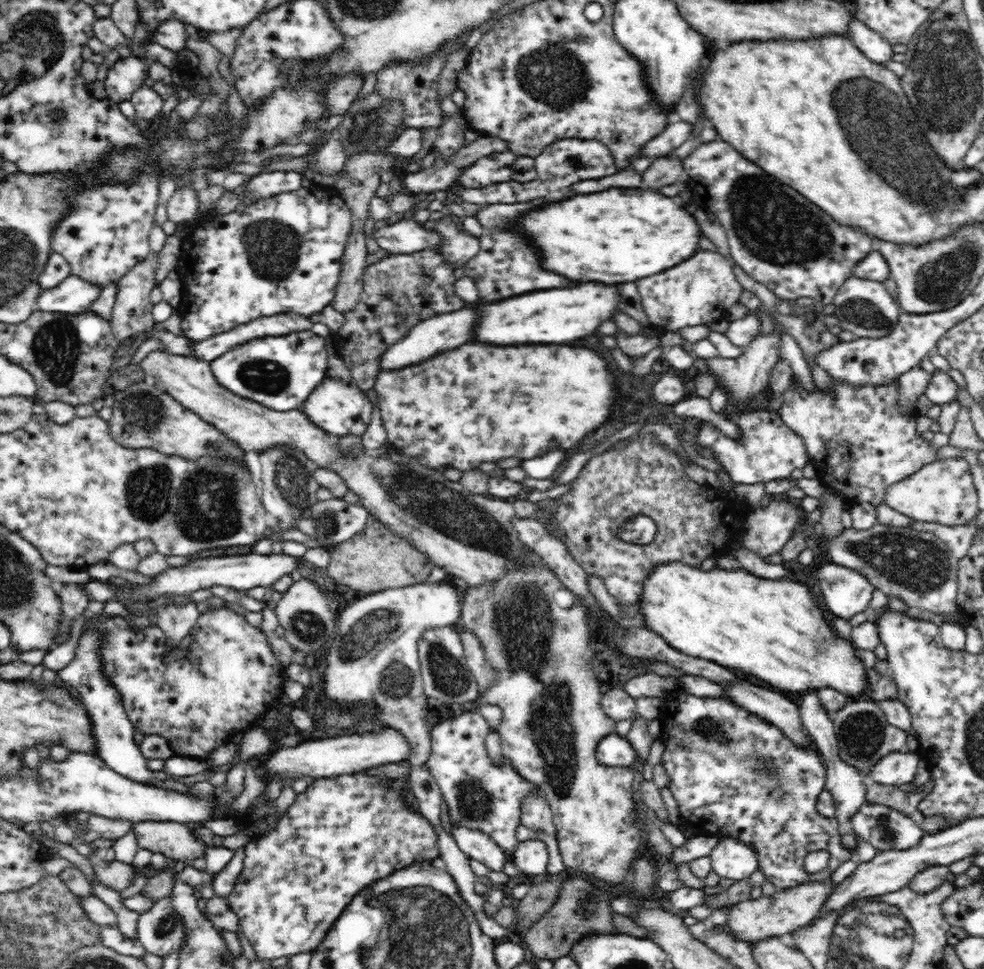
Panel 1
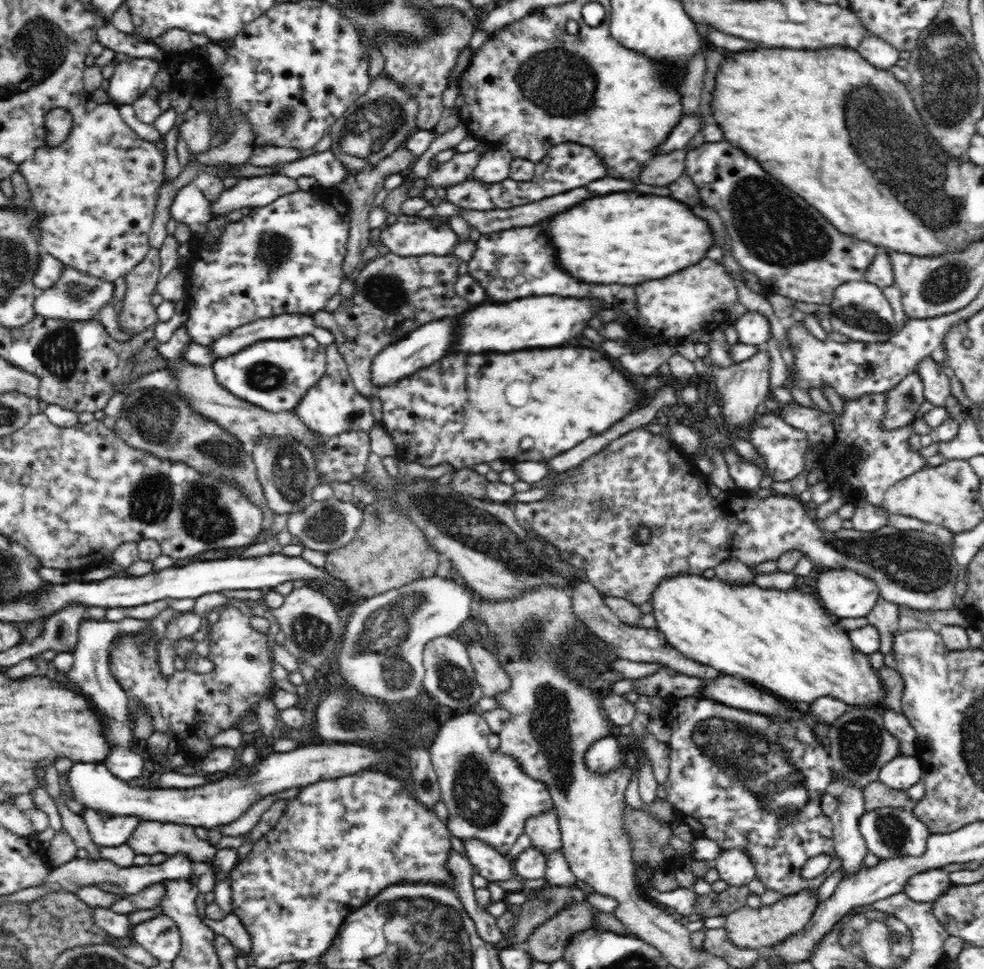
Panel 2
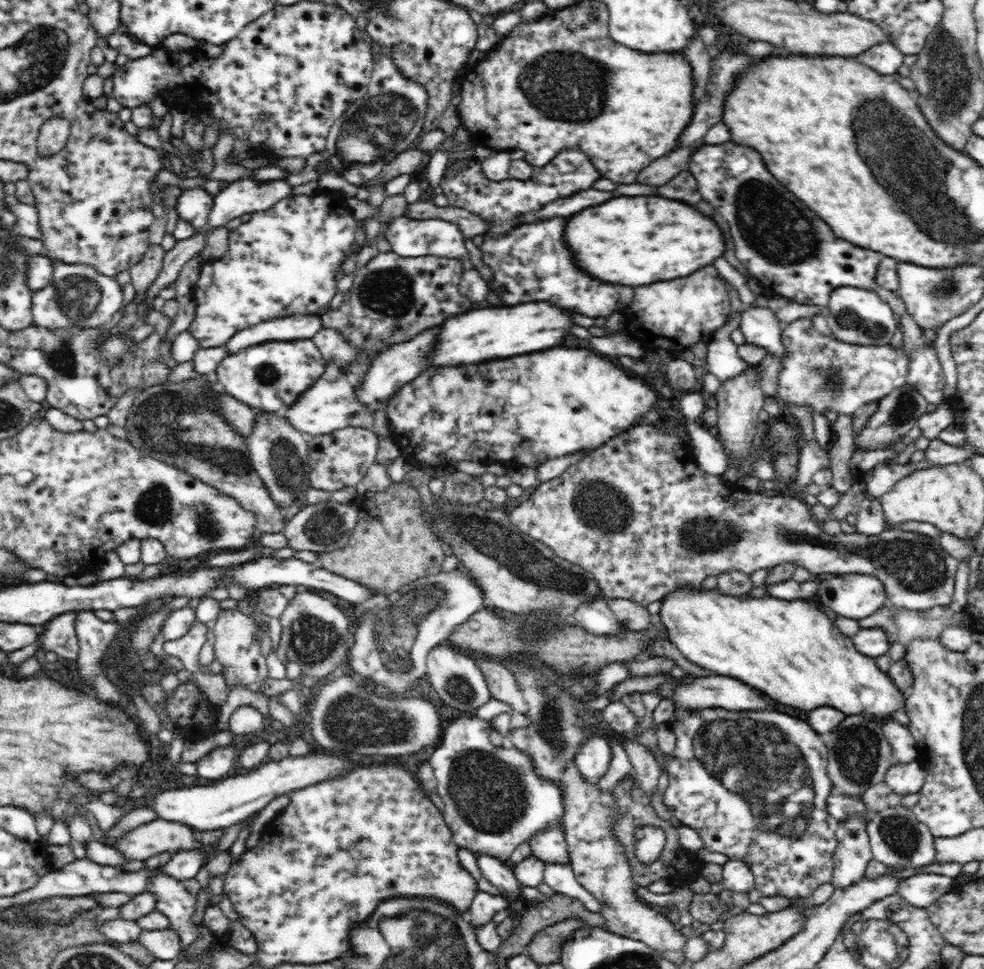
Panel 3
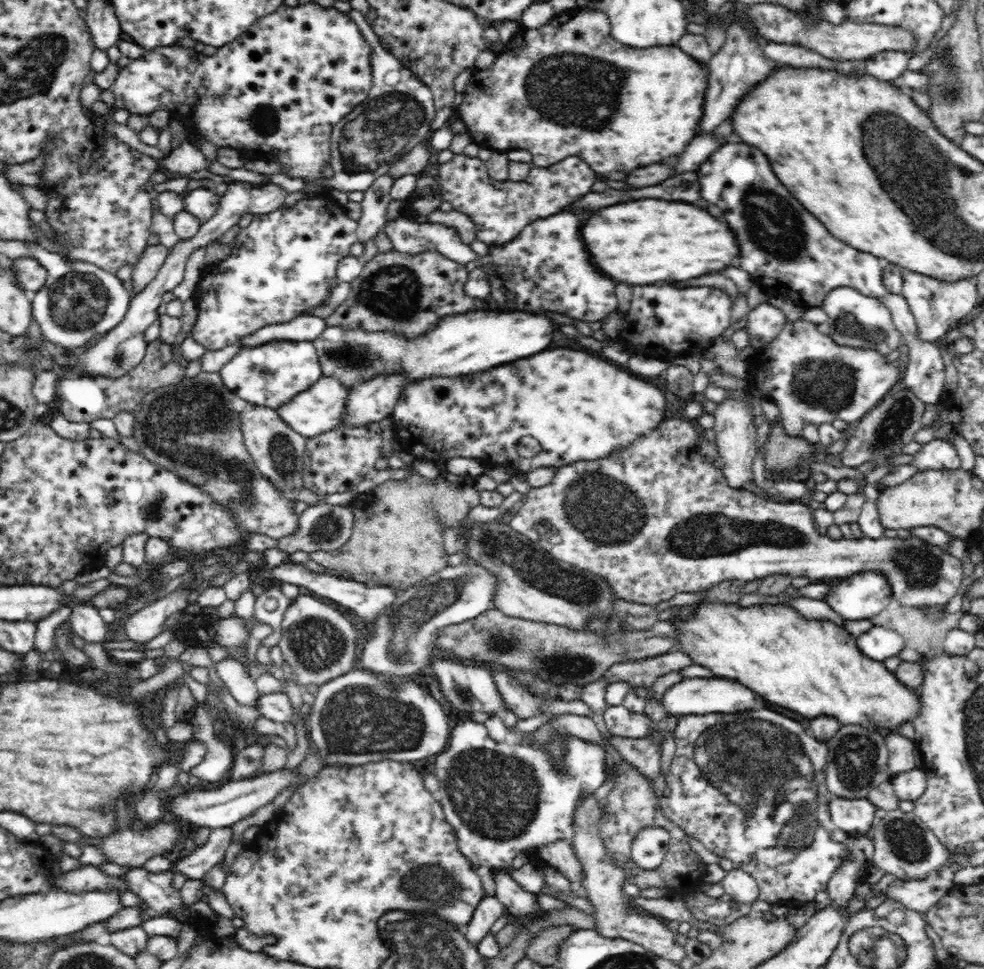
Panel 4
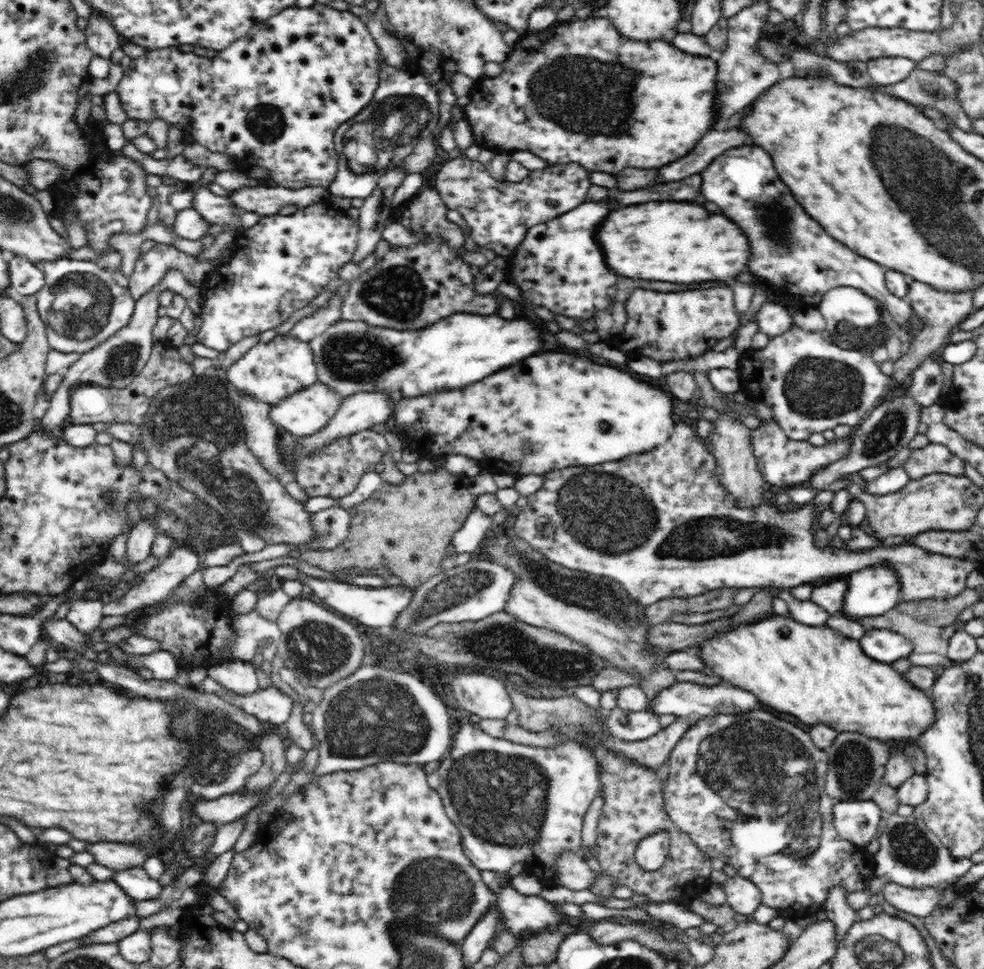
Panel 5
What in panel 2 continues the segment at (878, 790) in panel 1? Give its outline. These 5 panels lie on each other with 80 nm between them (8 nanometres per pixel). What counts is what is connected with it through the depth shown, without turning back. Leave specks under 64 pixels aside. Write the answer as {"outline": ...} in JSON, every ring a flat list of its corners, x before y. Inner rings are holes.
{"outline":[[879,780,871,782,863,788,865,812,878,808,890,807,895,809,913,810,916,801,911,801,904,790,894,790]]}

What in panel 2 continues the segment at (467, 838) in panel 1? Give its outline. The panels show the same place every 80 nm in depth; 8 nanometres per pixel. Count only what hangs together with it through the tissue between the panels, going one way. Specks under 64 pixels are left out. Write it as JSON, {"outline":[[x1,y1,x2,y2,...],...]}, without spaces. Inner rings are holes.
{"outline":[[472,838,463,842,466,856,473,866,477,866,480,876,484,876,490,883,512,880,512,861,506,855,491,847,491,844,482,842,479,838]]}

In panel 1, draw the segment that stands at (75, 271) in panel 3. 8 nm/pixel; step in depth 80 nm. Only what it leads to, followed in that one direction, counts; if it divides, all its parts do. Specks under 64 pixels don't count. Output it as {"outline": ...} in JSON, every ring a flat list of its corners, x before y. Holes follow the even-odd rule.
{"outline":[[71,274,58,286,43,289,37,298,37,310,60,314,82,314,86,310,91,310,90,306,102,288,102,285]]}

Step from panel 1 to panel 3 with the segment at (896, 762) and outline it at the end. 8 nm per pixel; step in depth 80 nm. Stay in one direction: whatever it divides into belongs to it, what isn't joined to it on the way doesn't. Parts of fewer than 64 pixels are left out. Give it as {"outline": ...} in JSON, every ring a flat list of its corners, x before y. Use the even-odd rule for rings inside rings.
{"outline":[[915,759,908,764,894,763,886,771,884,782,896,793,902,796,920,792,926,778,924,769]]}

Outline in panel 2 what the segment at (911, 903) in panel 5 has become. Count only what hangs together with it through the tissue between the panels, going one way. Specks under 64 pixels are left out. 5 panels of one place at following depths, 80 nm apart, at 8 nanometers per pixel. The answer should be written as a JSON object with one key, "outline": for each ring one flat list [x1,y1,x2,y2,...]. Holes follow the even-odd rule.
{"outline":[[938,868,922,871,911,876,903,892,914,902,933,903,952,886,948,873,943,868]]}

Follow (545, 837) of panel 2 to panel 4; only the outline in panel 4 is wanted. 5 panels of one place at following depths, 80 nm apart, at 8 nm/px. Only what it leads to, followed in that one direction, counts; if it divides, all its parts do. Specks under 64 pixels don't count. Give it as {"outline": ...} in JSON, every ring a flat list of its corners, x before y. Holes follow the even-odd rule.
{"outline":[[558,840,552,844,544,844,538,848,536,854,538,854,541,863,555,867,564,875,564,878,567,878,574,885,581,884,582,865,580,865,578,857,574,855,571,843]]}

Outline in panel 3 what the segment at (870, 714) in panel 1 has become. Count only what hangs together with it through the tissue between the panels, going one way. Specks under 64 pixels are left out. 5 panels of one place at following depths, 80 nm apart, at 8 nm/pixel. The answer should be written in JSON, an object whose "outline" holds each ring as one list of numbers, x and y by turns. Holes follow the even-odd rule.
{"outline":[[852,714,846,716,832,732,818,734,827,746,827,773,831,784,842,794,861,797,874,784,884,782,886,771,894,764,895,759,884,736,882,724,882,718]]}

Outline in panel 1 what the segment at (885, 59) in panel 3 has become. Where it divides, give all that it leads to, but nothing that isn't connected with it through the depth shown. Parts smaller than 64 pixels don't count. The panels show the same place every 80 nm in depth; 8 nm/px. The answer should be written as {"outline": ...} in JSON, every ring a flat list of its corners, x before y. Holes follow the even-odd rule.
{"outline":[[855,17,848,22,848,36,857,49,876,64,886,65,895,54,891,44,881,34,874,32]]}

